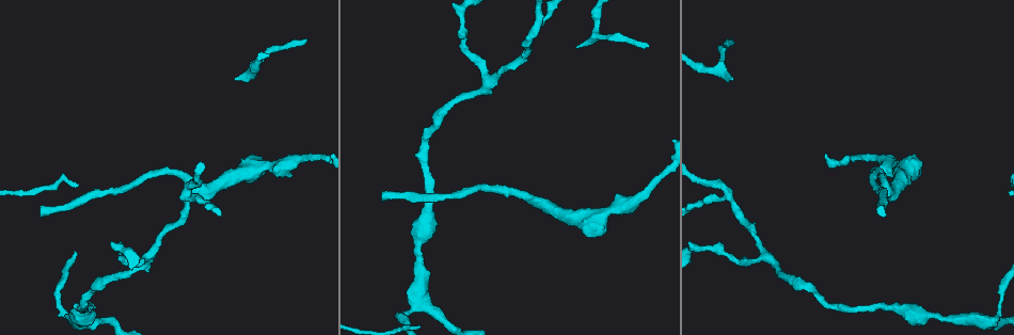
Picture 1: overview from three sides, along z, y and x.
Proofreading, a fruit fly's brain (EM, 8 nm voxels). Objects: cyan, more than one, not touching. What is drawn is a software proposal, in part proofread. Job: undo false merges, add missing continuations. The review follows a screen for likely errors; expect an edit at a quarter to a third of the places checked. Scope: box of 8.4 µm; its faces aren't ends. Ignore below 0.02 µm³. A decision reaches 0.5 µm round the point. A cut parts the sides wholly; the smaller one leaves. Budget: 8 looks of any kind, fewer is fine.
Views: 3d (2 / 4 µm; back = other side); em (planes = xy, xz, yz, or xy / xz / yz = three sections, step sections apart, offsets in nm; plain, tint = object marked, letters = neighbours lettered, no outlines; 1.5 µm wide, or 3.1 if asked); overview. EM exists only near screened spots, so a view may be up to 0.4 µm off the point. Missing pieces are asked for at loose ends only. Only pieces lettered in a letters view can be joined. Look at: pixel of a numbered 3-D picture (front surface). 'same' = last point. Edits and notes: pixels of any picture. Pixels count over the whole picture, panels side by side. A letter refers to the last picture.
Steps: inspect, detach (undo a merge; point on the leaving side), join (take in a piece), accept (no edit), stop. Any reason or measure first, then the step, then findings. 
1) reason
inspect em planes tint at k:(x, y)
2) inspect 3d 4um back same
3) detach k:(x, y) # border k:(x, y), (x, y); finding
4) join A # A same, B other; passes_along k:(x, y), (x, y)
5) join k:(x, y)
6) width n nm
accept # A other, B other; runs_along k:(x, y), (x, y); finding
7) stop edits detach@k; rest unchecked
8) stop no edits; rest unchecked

two arms at a narrow angle
inspect 3d 2um at 1:(726, 195)

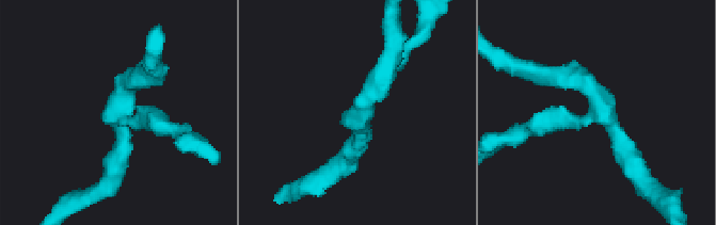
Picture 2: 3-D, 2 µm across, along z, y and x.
inspect em yz step 8 tint at 2:(121, 114)

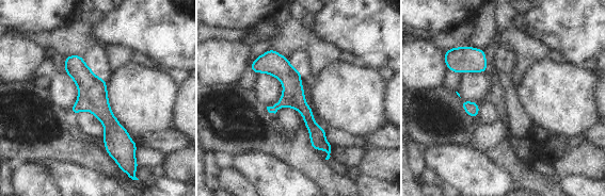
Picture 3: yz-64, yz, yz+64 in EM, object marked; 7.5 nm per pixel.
inspect em xz step 4 letters same

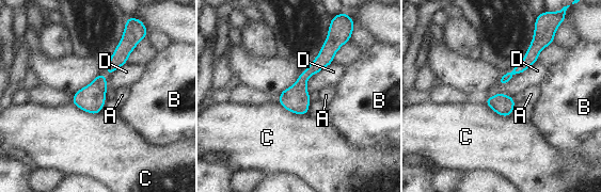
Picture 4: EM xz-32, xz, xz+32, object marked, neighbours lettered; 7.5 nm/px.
width 160 nm
accept # A other, B other, C other, D other; runs_along 4:(333, 45), (287, 107); one neuron here

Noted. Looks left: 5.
an open end
inspect 3d 2um at 1:(385, 198)

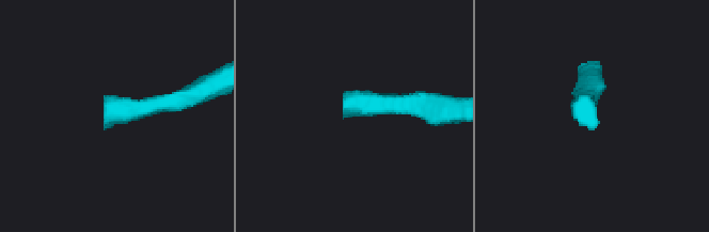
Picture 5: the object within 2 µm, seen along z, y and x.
need the tissue
inspect em planes letters at 5:(104, 128)

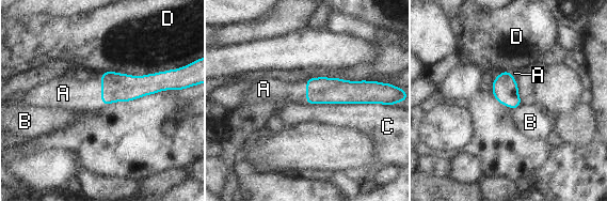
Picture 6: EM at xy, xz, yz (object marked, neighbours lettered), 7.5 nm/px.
longest_contact C 550 nm
join A # A same, B other, C other, D other; passes_along 6:(115, 87), (101, 89), (69, 94); it goes on there

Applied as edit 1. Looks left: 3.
stop edits join@6; rest unchecked

